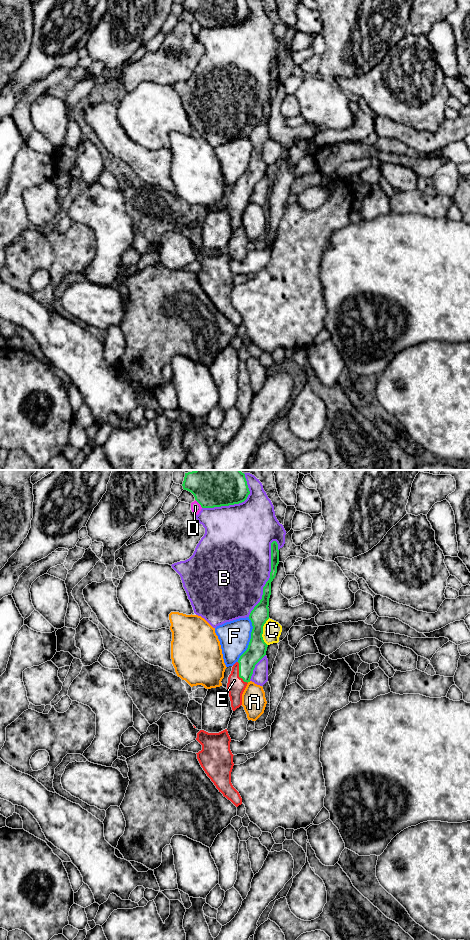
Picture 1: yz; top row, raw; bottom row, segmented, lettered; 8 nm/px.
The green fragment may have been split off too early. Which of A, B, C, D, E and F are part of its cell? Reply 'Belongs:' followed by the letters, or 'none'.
Belongs: E

